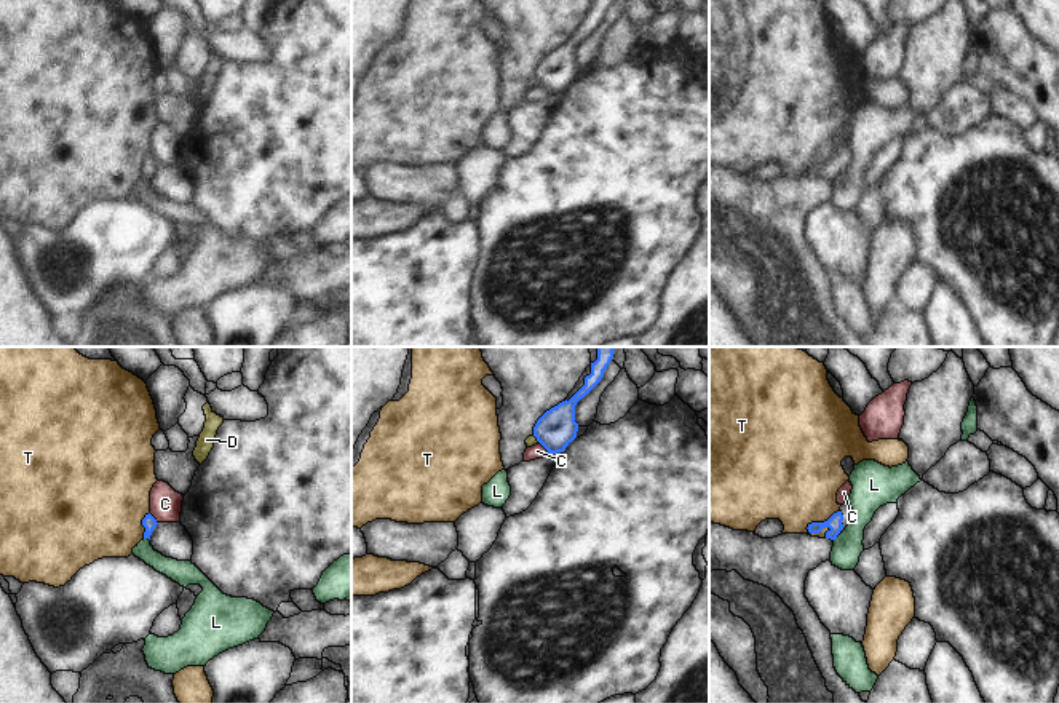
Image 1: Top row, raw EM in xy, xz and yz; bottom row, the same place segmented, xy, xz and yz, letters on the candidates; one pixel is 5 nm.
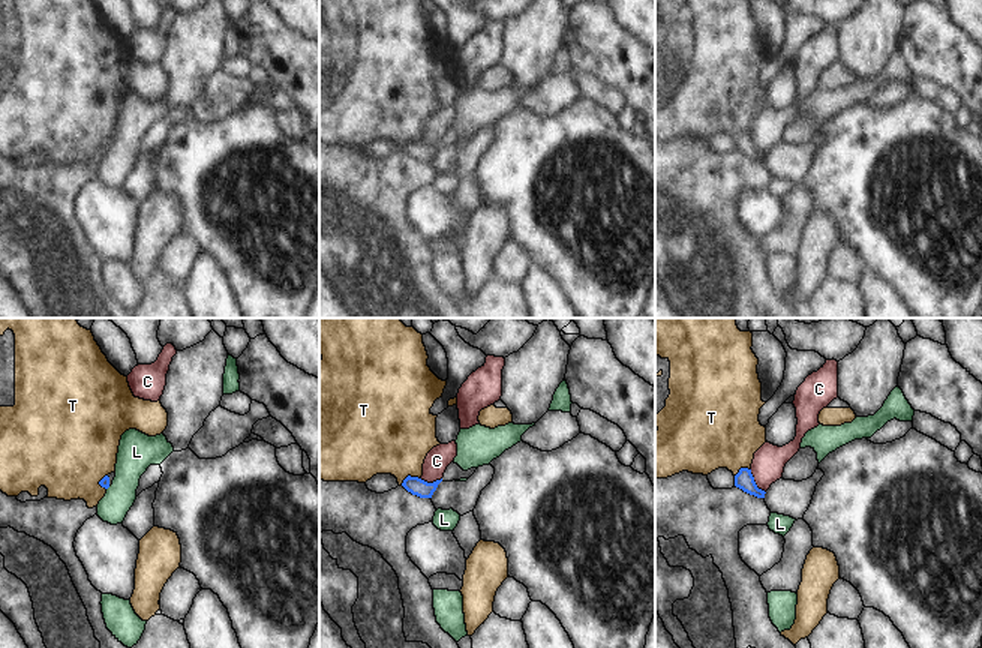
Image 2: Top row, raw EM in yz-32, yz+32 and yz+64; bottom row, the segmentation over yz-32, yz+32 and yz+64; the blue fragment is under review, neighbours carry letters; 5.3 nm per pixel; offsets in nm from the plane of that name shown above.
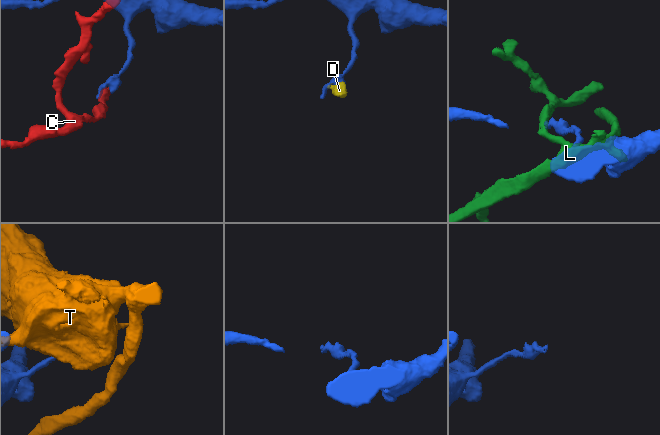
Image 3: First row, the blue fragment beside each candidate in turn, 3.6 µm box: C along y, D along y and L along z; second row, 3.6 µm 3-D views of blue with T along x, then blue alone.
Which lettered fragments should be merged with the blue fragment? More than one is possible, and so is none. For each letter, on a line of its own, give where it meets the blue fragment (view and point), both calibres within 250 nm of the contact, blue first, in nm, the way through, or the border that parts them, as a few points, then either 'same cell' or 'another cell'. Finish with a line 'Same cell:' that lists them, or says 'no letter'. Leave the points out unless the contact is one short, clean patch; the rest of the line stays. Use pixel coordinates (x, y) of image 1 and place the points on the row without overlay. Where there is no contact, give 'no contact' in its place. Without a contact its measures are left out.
C: contact xz (543, 88); calibres 190 and 70 nm; border xz (539, 83), (548, 95); another cell
D: contact xz (535, 79); calibres 190 and 50 nm; border xz (532, 77), (539, 83); another cell
L: contact xy (147, 179); calibres 70 and 120 nm; border xy (144, 179), (149, 182); another cell
T: contact yz (820, 165); calibres 80 and 440 nm; another cell
Same cell: no letter

